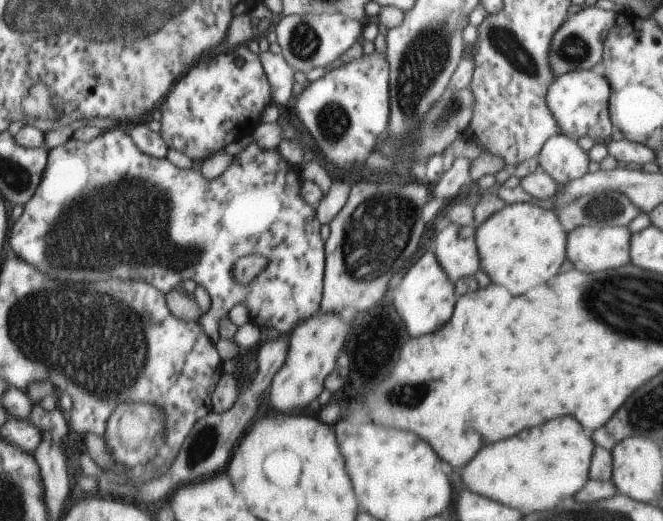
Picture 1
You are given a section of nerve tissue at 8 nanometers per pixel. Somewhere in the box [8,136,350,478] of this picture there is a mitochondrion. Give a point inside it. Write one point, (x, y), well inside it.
(73, 238)

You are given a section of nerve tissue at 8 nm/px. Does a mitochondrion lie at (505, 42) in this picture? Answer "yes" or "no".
yes

